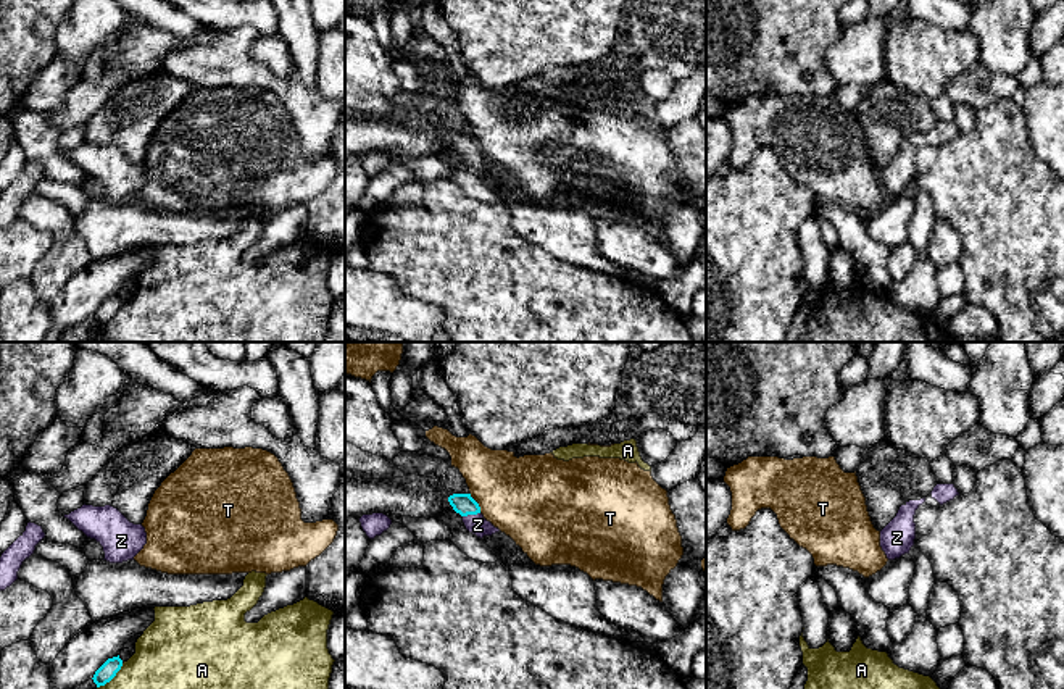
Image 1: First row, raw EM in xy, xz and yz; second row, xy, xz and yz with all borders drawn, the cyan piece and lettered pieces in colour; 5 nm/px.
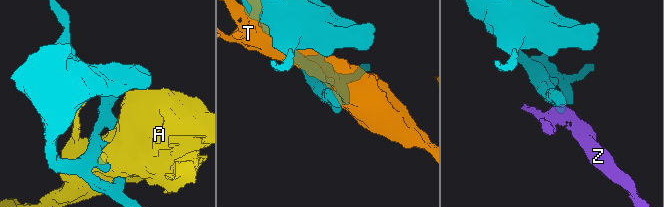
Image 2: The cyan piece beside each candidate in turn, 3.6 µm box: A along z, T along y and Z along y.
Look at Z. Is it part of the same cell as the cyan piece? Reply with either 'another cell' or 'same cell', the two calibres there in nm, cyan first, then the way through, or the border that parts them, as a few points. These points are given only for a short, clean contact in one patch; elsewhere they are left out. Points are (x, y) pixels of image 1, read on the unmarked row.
same cell; calibres 110 and 100 nm; way xz (463, 142), (471, 152), (477, 163)

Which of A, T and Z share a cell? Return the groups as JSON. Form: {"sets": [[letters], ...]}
{"sets": [["A"], ["T"], ["Z"]]}

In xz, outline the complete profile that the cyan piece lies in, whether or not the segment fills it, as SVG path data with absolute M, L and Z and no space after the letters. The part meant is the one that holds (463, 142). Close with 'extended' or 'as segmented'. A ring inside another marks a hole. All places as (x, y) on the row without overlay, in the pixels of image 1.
M453 132L448 136L450 144L456 152L463 155L466 168L477 176L492 174L500 168L480 152L479 142L471 136L471 132Z; extended

